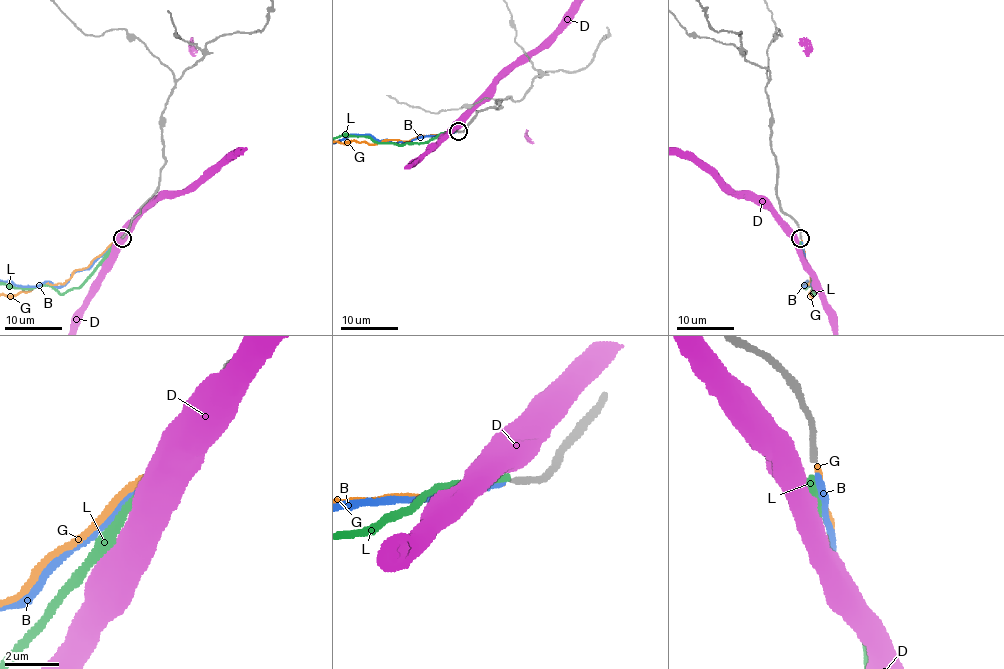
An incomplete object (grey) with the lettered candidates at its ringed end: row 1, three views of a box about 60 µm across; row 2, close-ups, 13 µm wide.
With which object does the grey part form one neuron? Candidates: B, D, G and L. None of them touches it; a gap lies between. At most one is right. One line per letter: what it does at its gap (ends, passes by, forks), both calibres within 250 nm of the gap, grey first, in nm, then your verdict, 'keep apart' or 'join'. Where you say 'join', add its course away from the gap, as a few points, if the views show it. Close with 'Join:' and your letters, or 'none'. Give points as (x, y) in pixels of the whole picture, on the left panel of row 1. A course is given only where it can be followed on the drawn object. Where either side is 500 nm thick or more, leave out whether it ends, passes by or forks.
B: it ends; calibres 280 and 240 nm; keep apart
D: calibres 280 and 800 nm; keep apart
G: it ends; calibres 280 and 200 nm; keep apart
L: it ends; calibres 280 and 300 nm; keep apart
Join: none

